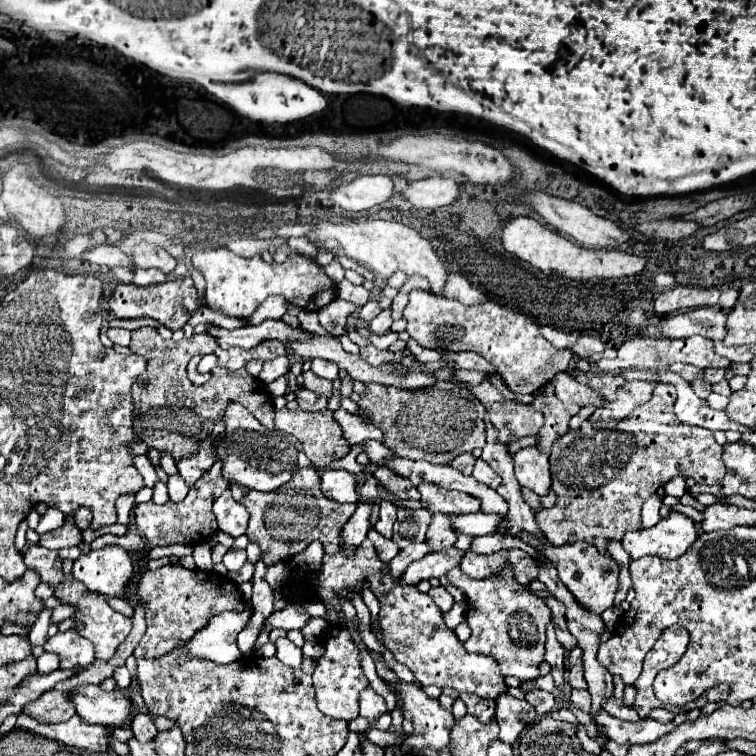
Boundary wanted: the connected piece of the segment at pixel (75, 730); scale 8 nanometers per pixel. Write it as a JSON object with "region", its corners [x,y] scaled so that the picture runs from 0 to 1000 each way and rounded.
{"region":[[[29,943],[29,946],[24,946],[24,962],[34,964],[40,970],[79,980],[79,983],[106,991],[106,993],[140,996],[146,991],[140,962],[138,959],[111,959],[101,946],[77,959],[48,959],[42,954],[42,948],[32,948],[32,943]]]}

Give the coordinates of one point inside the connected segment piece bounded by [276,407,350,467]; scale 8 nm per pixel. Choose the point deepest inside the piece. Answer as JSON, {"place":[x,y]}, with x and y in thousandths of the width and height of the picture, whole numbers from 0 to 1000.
{"place":[423,575]}

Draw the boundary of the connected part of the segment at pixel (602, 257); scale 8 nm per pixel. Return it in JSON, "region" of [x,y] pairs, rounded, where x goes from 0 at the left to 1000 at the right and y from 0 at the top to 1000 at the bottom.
{"region":[[[683,287],[683,290],[672,292],[661,316],[664,316],[664,327],[672,335],[677,335],[680,340],[685,340],[688,345],[701,348],[704,353],[714,356],[722,364],[733,361],[733,364],[743,364],[743,366],[751,366],[751,369],[775,372],[775,369],[783,369],[783,366],[807,369],[807,366],[841,364],[854,351],[854,345],[849,340],[841,340],[841,337],[833,337],[833,335],[804,332],[804,329],[772,329],[772,327],[746,316],[743,311],[733,308],[722,298],[712,295],[709,290],[701,290],[701,287]]]}

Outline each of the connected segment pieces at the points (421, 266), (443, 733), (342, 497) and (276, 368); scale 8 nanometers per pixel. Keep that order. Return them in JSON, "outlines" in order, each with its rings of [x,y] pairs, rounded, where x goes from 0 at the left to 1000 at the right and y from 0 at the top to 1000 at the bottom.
{"outlines":[[[[484,290],[474,295],[423,295],[413,308],[407,308],[410,319],[421,319],[421,324],[429,324],[431,319],[444,319],[455,337],[463,343],[484,351],[489,358],[495,358],[500,366],[519,366],[524,358],[532,358],[537,364],[558,364],[566,369],[569,382],[574,390],[587,388],[587,377],[593,372],[593,358],[571,324],[545,300],[526,295],[526,292],[505,292],[505,290]]],[[[511,901],[511,906],[516,909],[516,914],[521,914],[526,922],[532,922],[532,943],[534,943],[534,951],[542,951],[548,956],[548,972],[542,972],[542,978],[534,980],[534,985],[529,988],[532,996],[542,996],[542,999],[553,999],[556,991],[561,985],[571,988],[571,991],[585,991],[585,988],[593,988],[593,980],[595,980],[595,967],[598,967],[598,959],[601,959],[601,946],[595,938],[587,938],[582,933],[579,925],[569,925],[556,906],[548,906],[548,903],[534,903],[534,901]]],[[[429,623],[423,626],[426,652],[444,665],[474,665],[471,634],[460,623]]],[[[378,470],[368,472],[368,475],[360,475],[360,478],[352,478],[349,480],[349,488],[344,493],[344,501],[349,507],[360,507],[362,501],[373,499],[373,496],[381,496],[384,493],[384,478]]]]}

